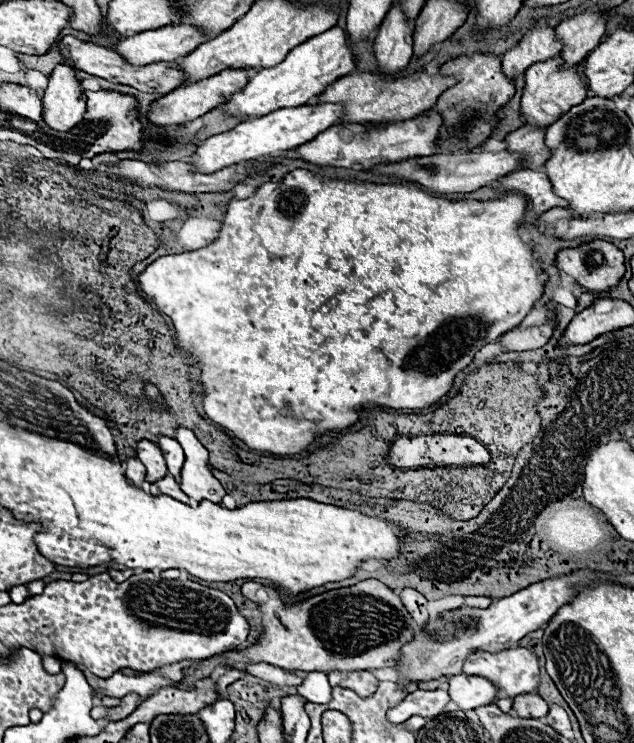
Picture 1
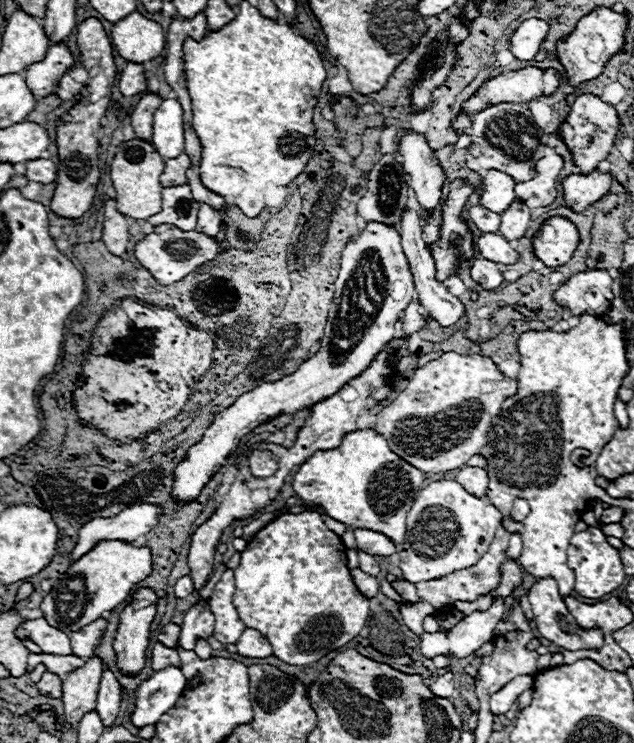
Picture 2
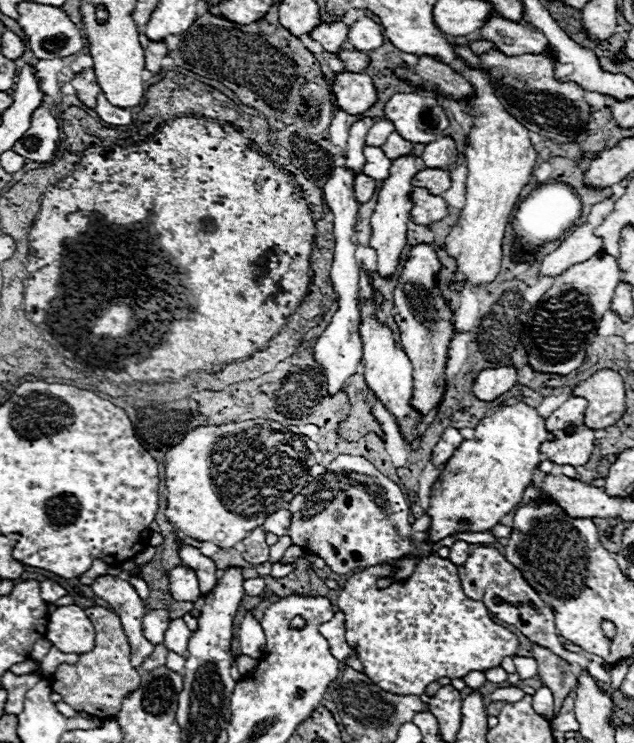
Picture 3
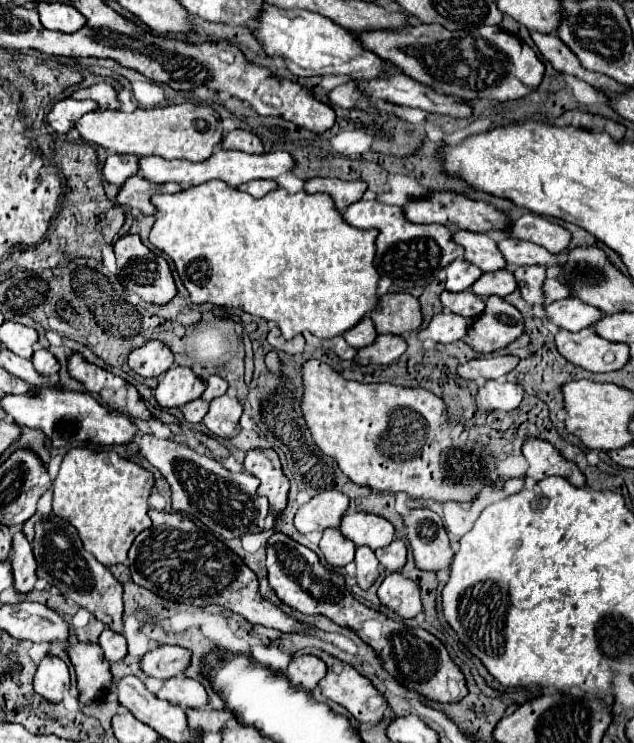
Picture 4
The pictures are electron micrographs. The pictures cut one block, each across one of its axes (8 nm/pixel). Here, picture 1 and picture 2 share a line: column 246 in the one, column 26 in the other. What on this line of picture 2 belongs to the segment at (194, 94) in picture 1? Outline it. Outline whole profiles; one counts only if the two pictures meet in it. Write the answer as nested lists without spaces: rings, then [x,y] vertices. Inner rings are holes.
[[[58,42],[48,48],[46,56],[40,62],[34,62],[24,70],[24,78],[28,80],[26,84],[30,84],[34,96],[44,98],[58,88],[60,78],[66,72],[70,72],[72,66],[74,66],[74,56],[70,48],[64,42]]]

